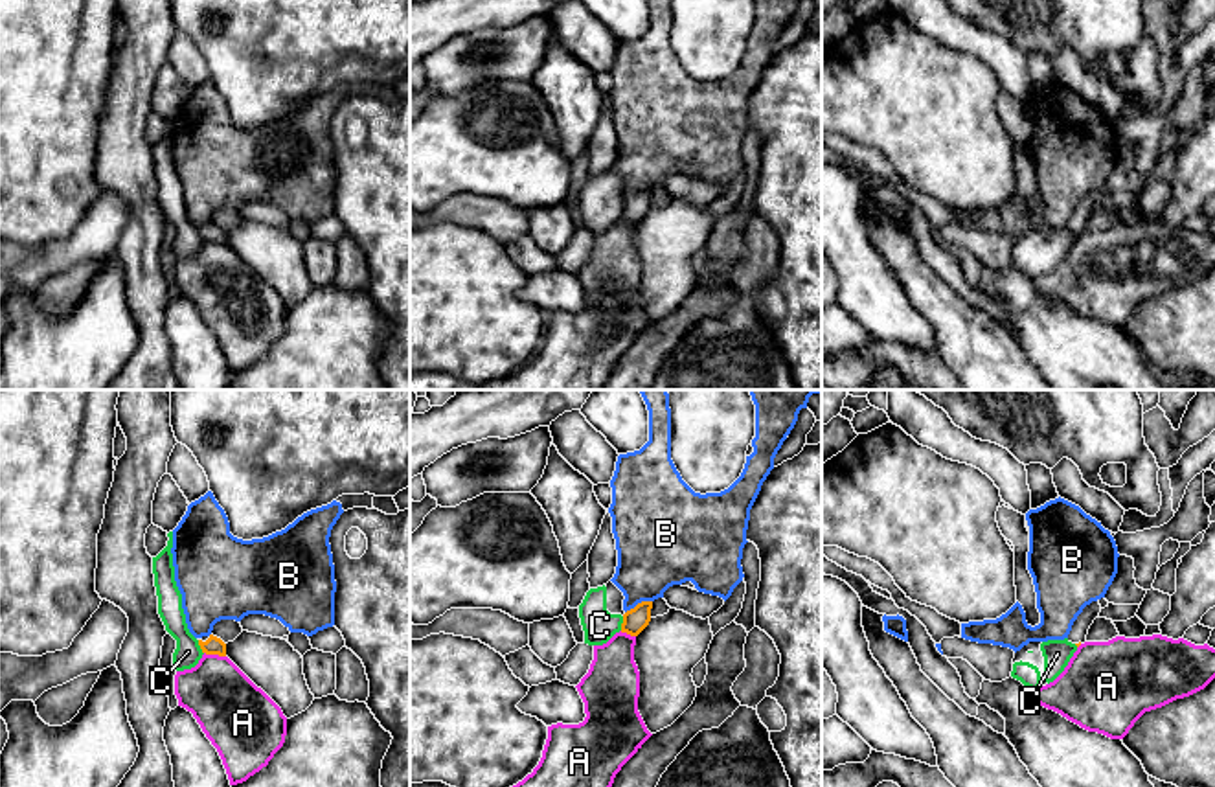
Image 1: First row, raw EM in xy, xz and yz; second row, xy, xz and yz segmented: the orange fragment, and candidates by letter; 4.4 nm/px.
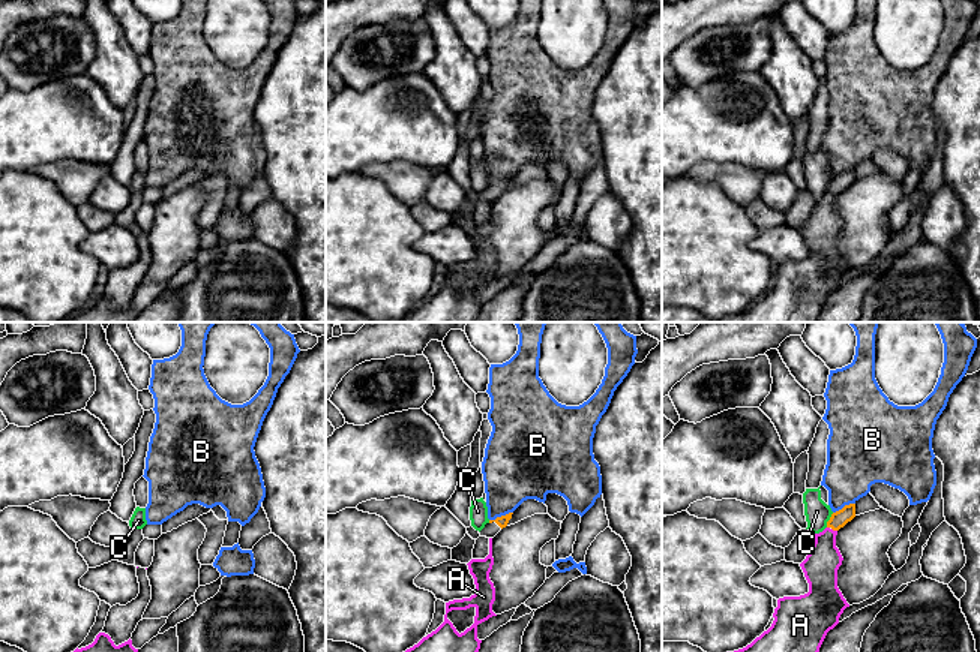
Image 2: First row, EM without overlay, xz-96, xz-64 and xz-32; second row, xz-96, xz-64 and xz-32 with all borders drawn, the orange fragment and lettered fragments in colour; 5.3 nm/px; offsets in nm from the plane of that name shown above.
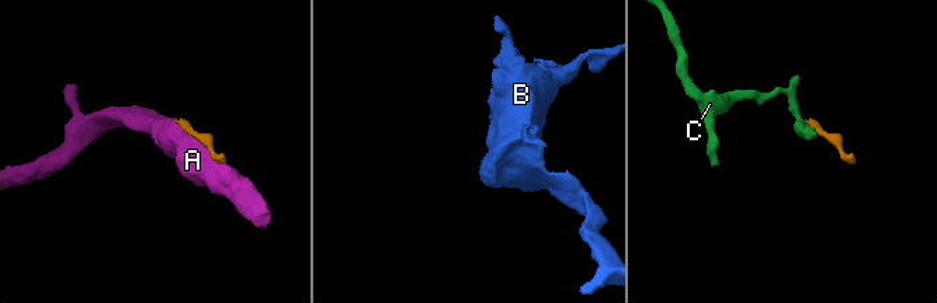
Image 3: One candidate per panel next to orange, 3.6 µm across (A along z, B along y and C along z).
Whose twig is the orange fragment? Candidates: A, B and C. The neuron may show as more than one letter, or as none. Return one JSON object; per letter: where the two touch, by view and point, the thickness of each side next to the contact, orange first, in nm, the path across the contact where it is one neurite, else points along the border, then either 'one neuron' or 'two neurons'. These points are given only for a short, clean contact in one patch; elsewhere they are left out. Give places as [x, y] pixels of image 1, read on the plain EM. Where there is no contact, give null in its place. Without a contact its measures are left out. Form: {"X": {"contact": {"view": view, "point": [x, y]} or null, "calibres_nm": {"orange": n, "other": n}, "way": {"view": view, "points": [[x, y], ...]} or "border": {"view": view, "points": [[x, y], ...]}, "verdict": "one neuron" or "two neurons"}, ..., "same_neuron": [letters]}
{"A": {"contact": {"view": "xy", "point": [215, 241]}, "calibres_nm": {"orange": 80, "other": 300}, "verdict": "two neurons"}, "B": {"contact": {"view": "xz", "point": [638, 192]}, "calibres_nm": {"orange": 110, "other": 340}, "verdict": "two neurons"}, "C": {"contact": {"view": "xz", "point": [622, 212]}, "calibres_nm": {"orange": 110, "other": 150}, "border": {"view": "xz", "points": [[624, 205], [620, 217]]}, "verdict": "two neurons"}, "same_neuron": []}

